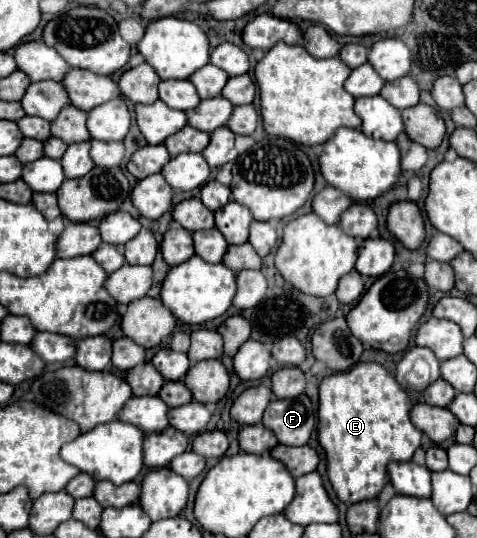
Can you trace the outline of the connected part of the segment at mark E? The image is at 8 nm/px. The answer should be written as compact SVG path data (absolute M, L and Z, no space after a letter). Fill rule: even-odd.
M358 363L358 365L352 367L352 371L348 369L348 371L342 371L342 373L332 373L332 375L328 375L328 377L322 379L322 383L320 383L320 407L318 407L318 425L320 425L318 427L318 441L320 441L320 445L326 451L326 457L328 457L328 477L330 477L330 483L332 483L332 487L334 487L334 491L336 491L336 495L338 495L340 501L352 505L352 503L358 503L358 501L376 497L384 489L384 485L390 481L388 471L386 471L388 463L390 461L410 461L412 459L412 455L420 447L420 439L422 439L422 431L416 429L412 425L412 421L410 421L412 405L414 403L410 401L408 393L398 385L396 377L386 367L382 367L380 363Z

